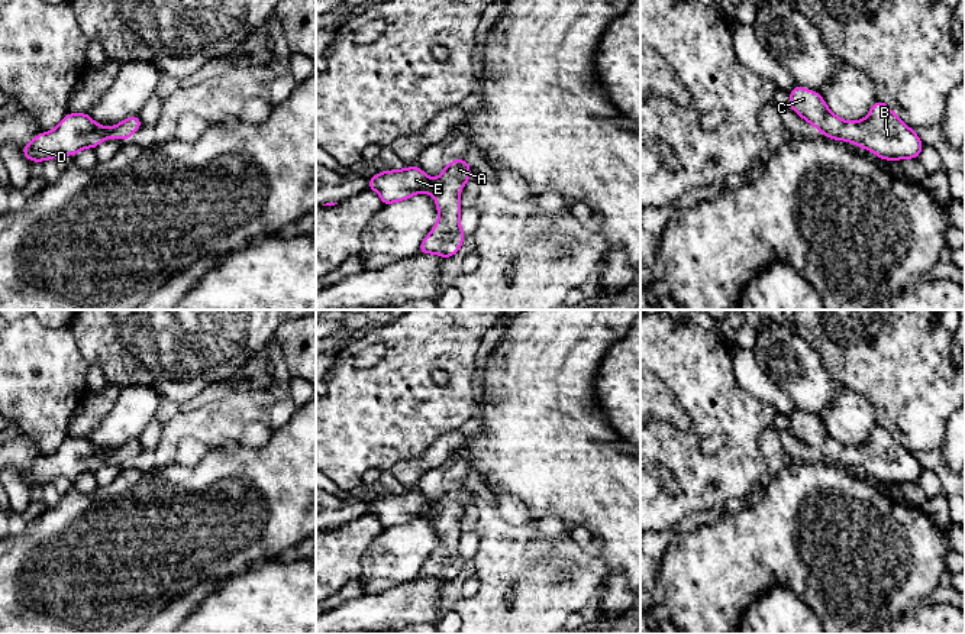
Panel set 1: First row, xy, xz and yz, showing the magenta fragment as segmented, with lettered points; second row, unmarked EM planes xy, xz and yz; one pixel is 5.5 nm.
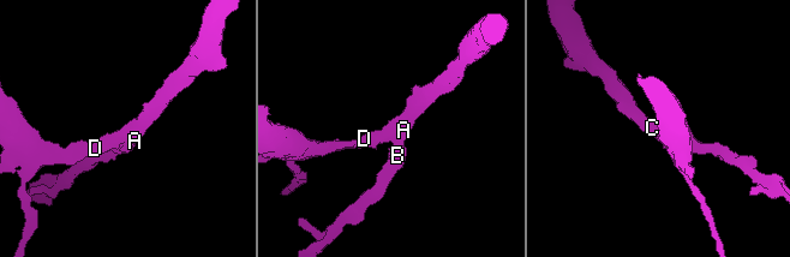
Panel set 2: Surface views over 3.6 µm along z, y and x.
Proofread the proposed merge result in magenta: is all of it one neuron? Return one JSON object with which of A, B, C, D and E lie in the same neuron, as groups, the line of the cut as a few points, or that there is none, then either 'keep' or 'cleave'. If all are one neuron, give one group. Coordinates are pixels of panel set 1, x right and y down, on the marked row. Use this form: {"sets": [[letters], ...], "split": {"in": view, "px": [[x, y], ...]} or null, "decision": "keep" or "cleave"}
{"sets": [["A", "B", "C", "D", "E"]], "split": null, "decision": "keep"}

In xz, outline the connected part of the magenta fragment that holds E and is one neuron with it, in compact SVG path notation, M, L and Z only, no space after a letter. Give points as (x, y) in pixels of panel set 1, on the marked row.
M467 159L449 161L442 174L430 179L419 165L407 169L383 171L374 175L367 188L375 190L388 206L410 198L417 193L435 195L439 219L417 253L436 253L445 259L454 256L465 240L459 226L461 200L459 191L471 178Z

